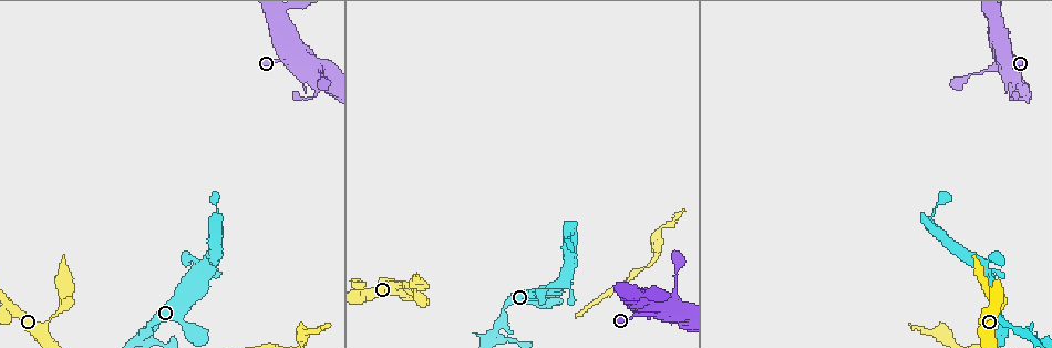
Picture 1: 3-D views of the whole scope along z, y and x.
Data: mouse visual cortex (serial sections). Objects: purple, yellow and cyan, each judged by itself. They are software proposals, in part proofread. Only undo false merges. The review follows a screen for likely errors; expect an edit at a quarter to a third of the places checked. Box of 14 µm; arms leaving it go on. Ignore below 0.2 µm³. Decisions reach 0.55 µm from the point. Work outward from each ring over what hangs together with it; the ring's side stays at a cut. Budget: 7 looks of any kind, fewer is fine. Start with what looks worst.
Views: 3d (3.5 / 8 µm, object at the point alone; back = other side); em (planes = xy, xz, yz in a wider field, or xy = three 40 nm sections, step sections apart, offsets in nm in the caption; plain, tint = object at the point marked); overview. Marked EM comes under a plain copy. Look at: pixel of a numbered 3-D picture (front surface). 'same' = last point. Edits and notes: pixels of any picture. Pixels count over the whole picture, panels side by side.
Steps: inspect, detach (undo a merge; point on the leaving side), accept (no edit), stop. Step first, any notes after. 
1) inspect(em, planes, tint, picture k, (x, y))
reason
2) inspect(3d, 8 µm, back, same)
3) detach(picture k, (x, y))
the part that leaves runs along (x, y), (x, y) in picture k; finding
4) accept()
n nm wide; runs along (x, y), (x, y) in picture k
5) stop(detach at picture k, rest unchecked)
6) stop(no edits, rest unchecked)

inspect(em, xy, step 5, tint, picture 1, (1034, 338))
arms run side by side

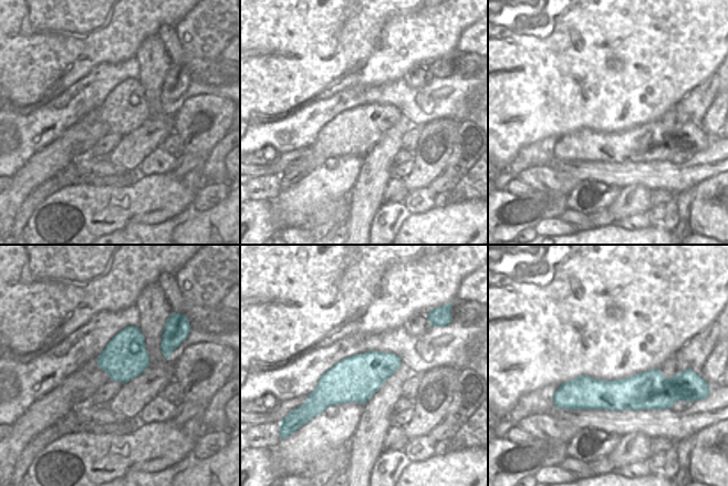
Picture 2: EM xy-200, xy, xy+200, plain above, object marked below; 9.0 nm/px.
inspect(3d, 3.5 µm, same)

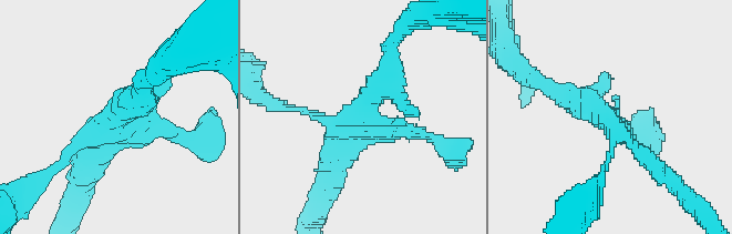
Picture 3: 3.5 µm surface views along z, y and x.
accept()
continuous, no second cell

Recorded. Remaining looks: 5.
inspect(3d, 3.5 µm, back, picture 1, (987, 294))
thick turns thin

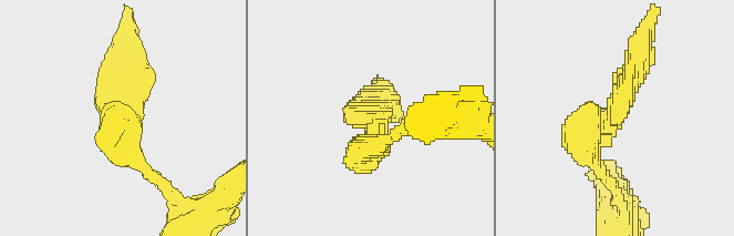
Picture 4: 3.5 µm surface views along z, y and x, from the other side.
inspect(em, xy, step 3, tint, picture 4, (125, 116))
need the tissue

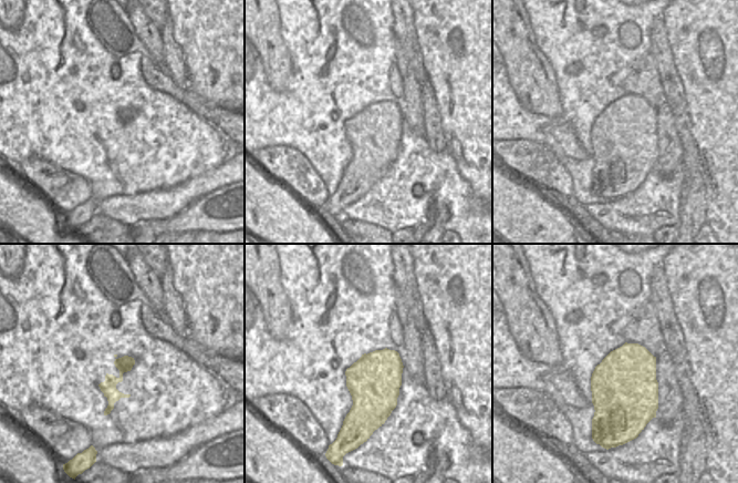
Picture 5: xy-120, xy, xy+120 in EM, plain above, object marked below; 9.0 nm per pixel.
detach(picture 4, (623, 93))
border along (120, 369), (124, 371) in picture 5; a second cell is stuck on

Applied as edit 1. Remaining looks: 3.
inspect(3d, 3.5 µm, picture 1, (1006, 57))
thin neck

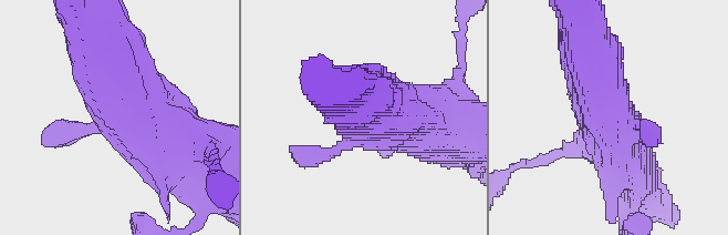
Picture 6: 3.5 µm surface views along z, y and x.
inspect(em, xy, step 2, tint, picture 6, (612, 121))
now the EM

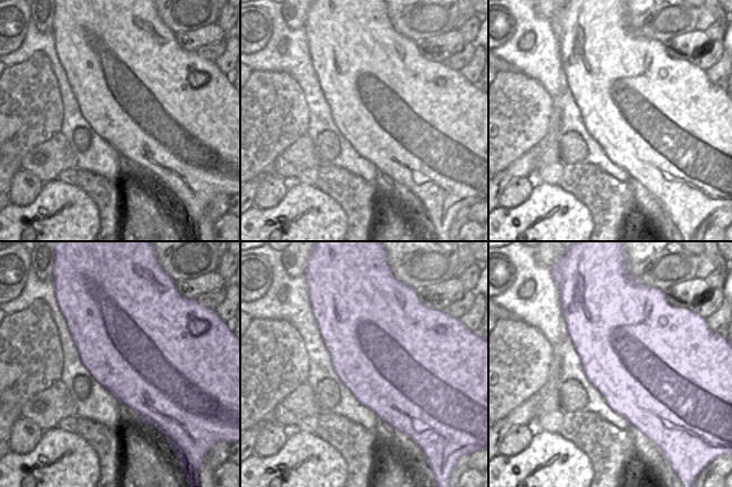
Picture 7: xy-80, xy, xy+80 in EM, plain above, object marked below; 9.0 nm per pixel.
accept()
runs along (69, 129), (139, 122), (197, 156) in picture 6; all the same cell

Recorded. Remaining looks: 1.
stop(detach at picture 4, rest unchecked)

